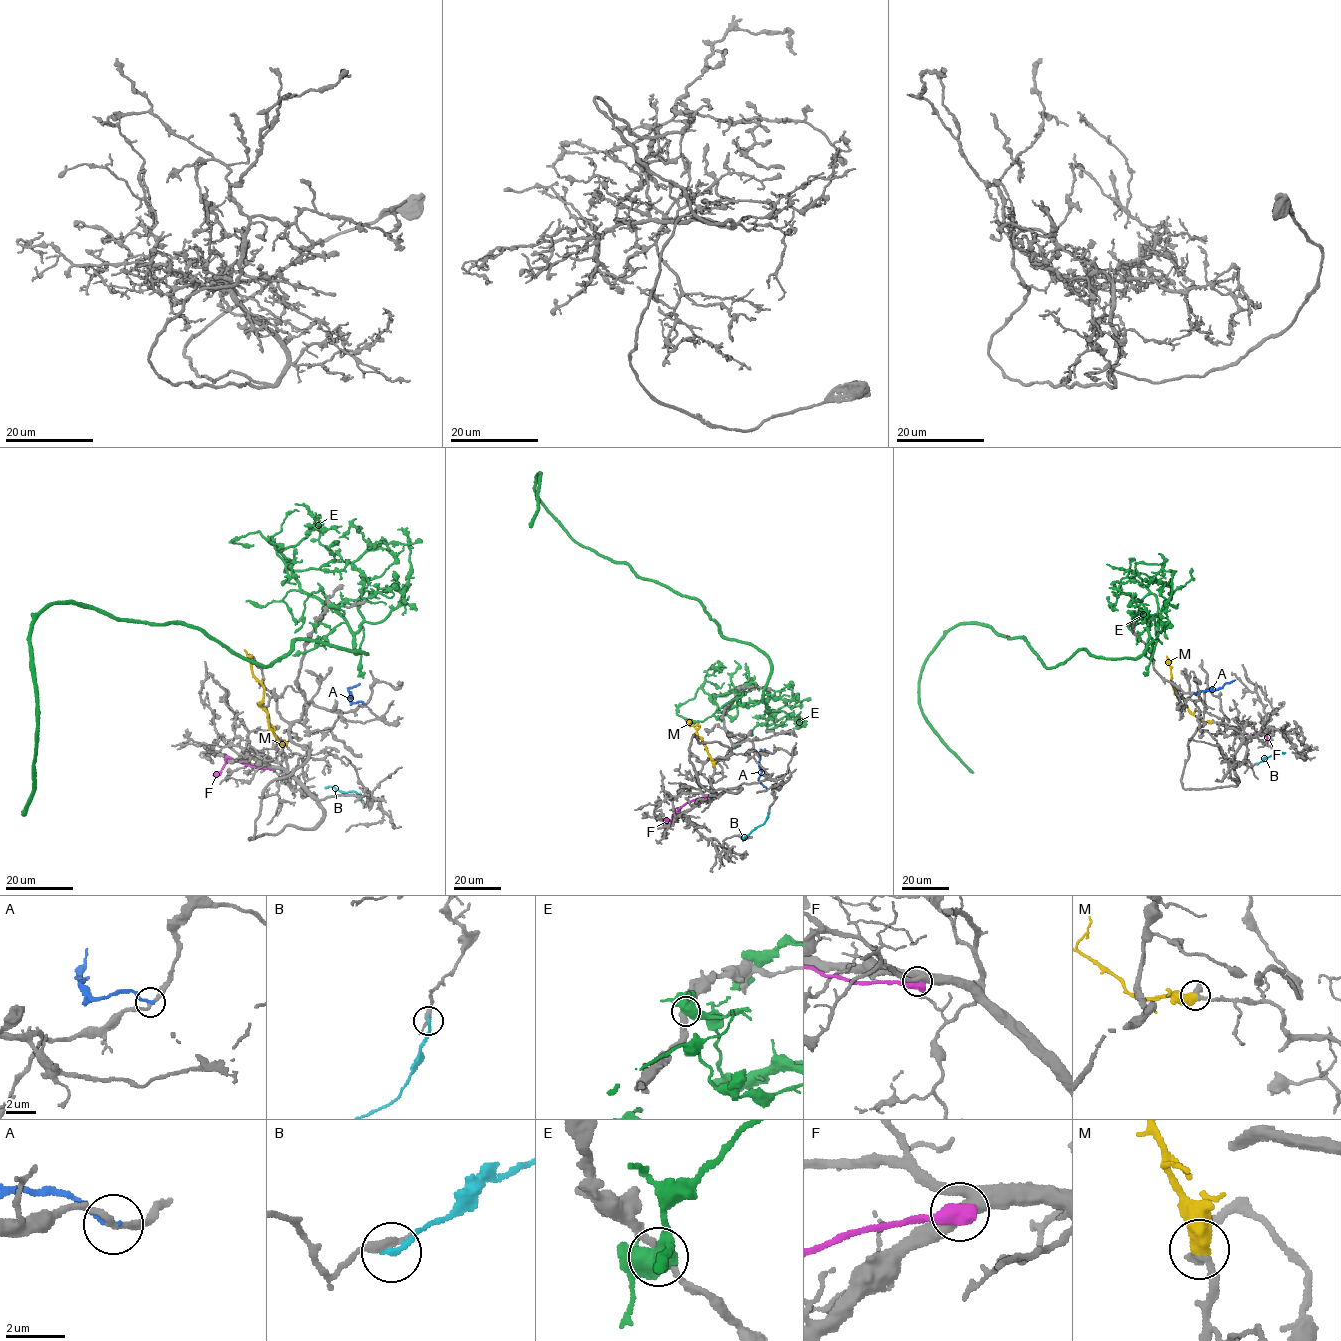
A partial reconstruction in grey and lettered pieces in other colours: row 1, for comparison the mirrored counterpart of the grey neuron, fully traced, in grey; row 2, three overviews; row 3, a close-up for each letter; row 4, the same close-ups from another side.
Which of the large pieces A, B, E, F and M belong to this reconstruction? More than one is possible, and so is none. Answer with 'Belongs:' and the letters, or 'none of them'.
Belongs: M

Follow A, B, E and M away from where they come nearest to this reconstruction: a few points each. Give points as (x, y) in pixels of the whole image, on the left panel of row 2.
A: (366, 704), (352, 703), (349, 698), (352, 697), (348, 688), (359, 683)
B: (363, 803), (354, 791), (340, 792), (333, 786), (325, 788)
E: (315, 624), (329, 605), (366, 653), (297, 639), (263, 666), (197, 629), (50, 604), (30, 635), (23, 815)
M: (284, 742), (280, 743), (273, 733), (268, 715), (259, 704), (264, 686), (253, 674), (244, 650)

